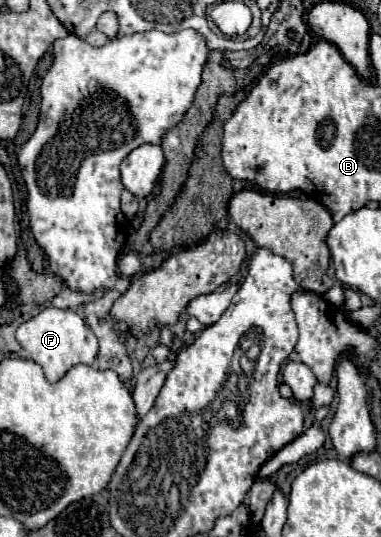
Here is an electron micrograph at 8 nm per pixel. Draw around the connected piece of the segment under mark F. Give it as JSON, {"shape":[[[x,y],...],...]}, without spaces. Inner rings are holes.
{"shape":[[[47,307],[37,317],[25,321],[17,329],[17,341],[31,355],[31,359],[43,367],[45,377],[51,383],[65,377],[65,373],[73,365],[79,365],[79,363],[91,365],[95,361],[97,349],[99,349],[97,337],[91,333],[91,329],[87,327],[87,323],[83,321],[81,315],[77,315],[75,311],[69,311],[69,309],[63,311],[63,309],[53,309],[53,307]]]}

